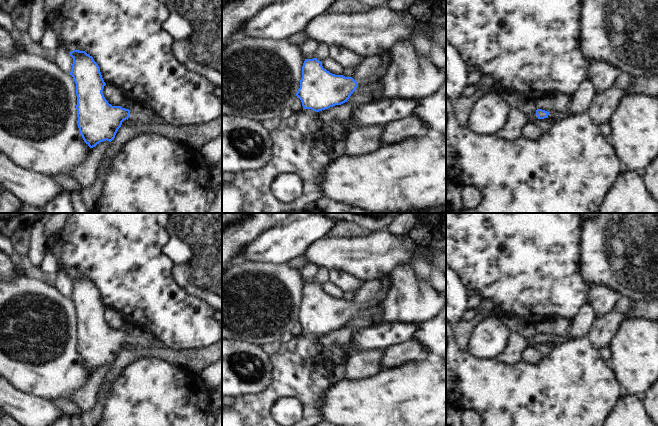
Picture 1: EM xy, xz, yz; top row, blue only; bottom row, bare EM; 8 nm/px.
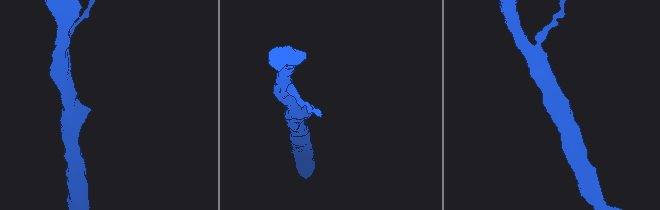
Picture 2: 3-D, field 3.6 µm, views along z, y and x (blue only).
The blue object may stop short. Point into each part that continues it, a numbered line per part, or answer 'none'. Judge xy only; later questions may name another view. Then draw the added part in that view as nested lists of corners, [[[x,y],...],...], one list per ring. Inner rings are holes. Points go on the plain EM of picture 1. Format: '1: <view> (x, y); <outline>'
1: xy (139, 337); [[[137,326],[130,333],[128,345],[138,348],[155,348],[159,346],[158,341],[152,336],[150,331]]]

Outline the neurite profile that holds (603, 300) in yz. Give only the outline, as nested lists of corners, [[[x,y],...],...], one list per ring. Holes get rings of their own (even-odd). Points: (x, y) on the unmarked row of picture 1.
[[[592,285],[588,289],[588,304],[591,305],[596,317],[605,317],[616,311],[620,298],[614,290],[603,285]]]

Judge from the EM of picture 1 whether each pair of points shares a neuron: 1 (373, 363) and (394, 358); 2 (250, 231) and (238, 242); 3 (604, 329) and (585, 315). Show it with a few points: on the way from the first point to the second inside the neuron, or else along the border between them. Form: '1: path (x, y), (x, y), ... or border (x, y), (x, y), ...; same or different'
1: border (384, 349), (381, 357), (381, 368); different
2: path (247, 233), (241, 239); same
3: border (596, 317), (586, 336); different

